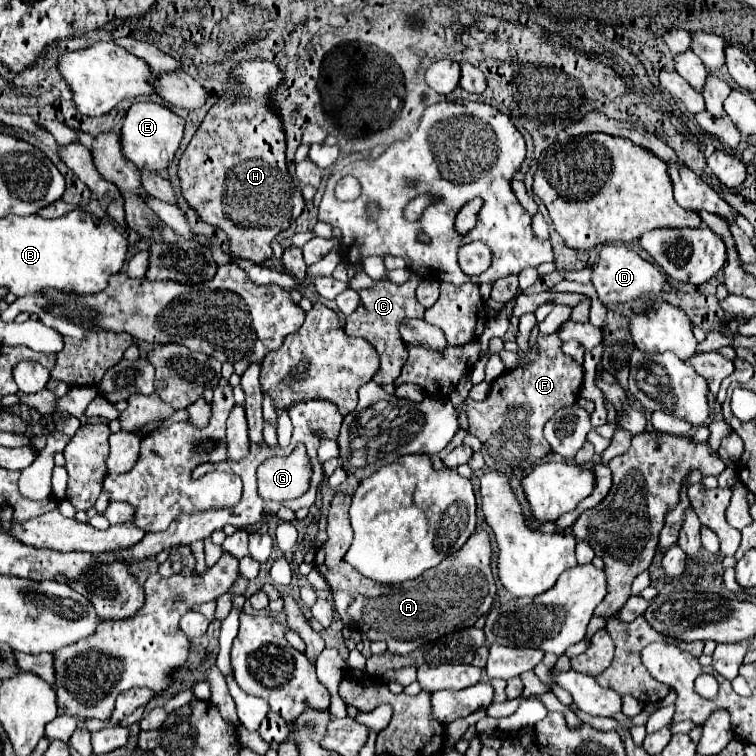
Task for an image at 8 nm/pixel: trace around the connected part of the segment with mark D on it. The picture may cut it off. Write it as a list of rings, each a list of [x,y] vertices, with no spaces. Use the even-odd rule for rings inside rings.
[[[605,243],[599,251],[599,259],[591,269],[591,283],[597,289],[599,301],[603,305],[609,303],[629,303],[629,301],[639,301],[647,297],[657,297],[661,291],[669,289],[665,275],[649,261],[641,259],[637,253],[629,251],[623,245],[615,243]]]

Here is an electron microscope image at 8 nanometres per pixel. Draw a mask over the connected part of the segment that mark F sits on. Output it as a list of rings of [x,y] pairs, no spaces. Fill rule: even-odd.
[[[557,333],[537,335],[535,345],[539,351],[537,359],[523,369],[513,369],[497,377],[491,383],[485,401],[471,401],[461,397],[457,391],[453,391],[449,397],[457,409],[467,413],[469,433],[481,439],[481,453],[485,457],[487,469],[505,475],[511,475],[513,469],[529,469],[551,453],[551,447],[543,436],[543,426],[559,408],[575,402],[583,383],[583,367],[561,351],[563,341]],[[525,437],[529,439],[529,455]]]

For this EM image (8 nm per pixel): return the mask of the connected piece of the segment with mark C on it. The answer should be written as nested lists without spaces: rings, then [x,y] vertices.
[[[411,273],[411,277],[403,285],[395,285],[391,281],[377,281],[373,287],[359,291],[361,305],[347,317],[345,333],[351,337],[367,339],[379,353],[381,365],[379,365],[379,371],[373,375],[373,381],[379,385],[393,383],[407,361],[407,349],[405,349],[405,343],[401,341],[397,327],[399,327],[399,321],[403,321],[405,317],[423,317],[425,307],[415,297],[415,289],[419,283],[421,283],[421,277],[417,273]]]

